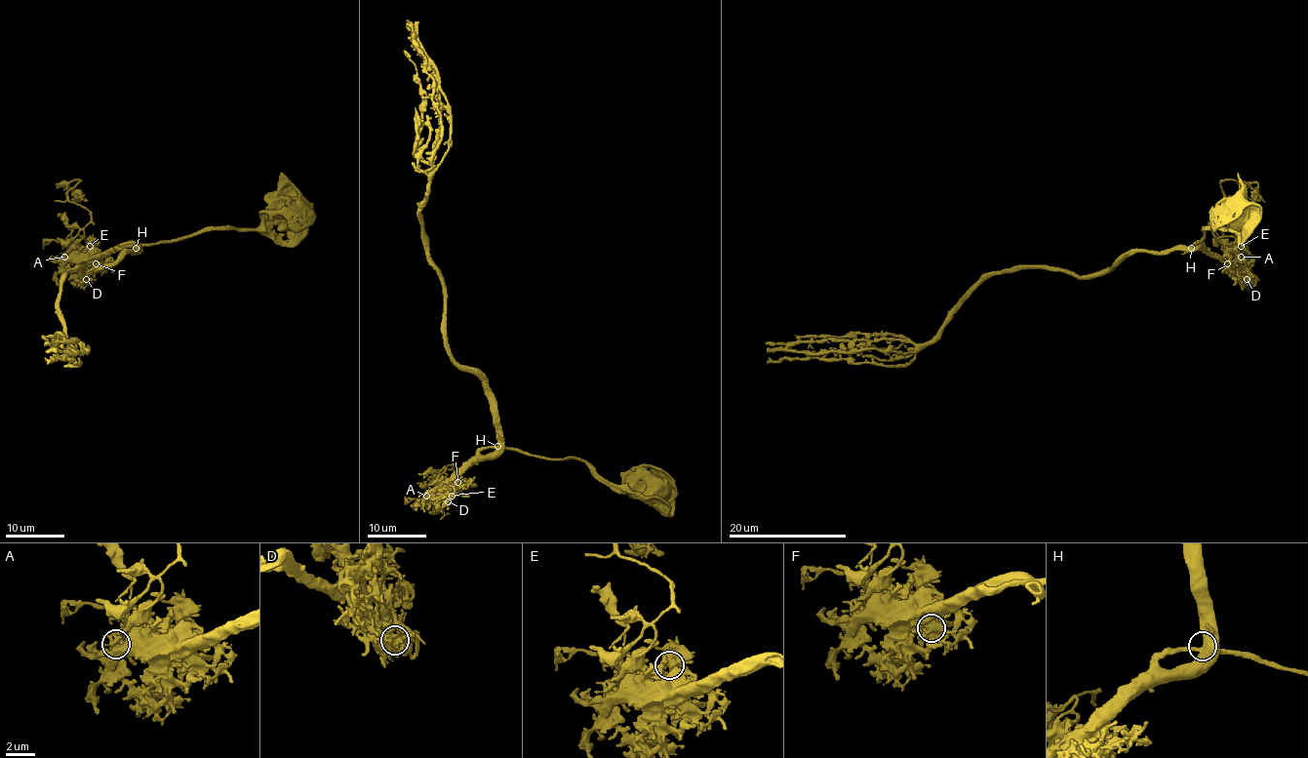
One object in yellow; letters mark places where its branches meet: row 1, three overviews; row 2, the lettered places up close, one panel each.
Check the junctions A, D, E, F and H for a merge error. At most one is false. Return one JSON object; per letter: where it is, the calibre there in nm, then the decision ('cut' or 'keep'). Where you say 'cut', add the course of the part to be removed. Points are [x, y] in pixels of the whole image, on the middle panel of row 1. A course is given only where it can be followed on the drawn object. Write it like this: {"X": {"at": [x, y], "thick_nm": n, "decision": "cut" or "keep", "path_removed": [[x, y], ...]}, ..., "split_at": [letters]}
{"A": {"at": [426, 496], "thick_nm": 400, "decision": "keep"}, "D": {"at": [448, 501], "thick_nm": 400, "decision": "keep"}, "E": {"at": [452, 496], "thick_nm": 480, "decision": "cut", "path_removed": [[452, 496], [445, 490], [446, 466], [452, 464], [430, 478], [440, 475], [428, 510], [434, 512], [442, 503]]}, "F": {"at": [457, 482], "thick_nm": 380, "decision": "keep"}, "H": {"at": [497, 446], "thick_nm": 500, "decision": "keep"}, "split_at": ["E"]}

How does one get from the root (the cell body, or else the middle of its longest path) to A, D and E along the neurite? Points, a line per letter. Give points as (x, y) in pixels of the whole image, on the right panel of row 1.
A: (1236, 213), (1236, 219), (1230, 228), (1204, 228), (1203, 237), (1194, 243), (1214, 254), (1241, 257)
D: (1236, 213), (1236, 219), (1230, 228), (1204, 228), (1203, 237), (1194, 243), (1203, 245), (1221, 257), (1247, 279)
E: (1236, 213), (1230, 228), (1204, 228), (1203, 237), (1194, 243), (1218, 257), (1241, 246)

